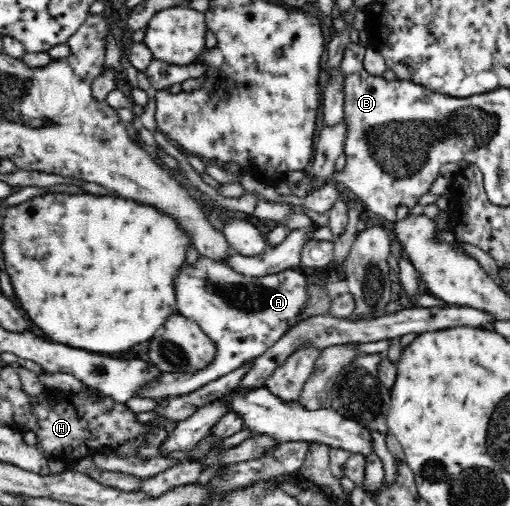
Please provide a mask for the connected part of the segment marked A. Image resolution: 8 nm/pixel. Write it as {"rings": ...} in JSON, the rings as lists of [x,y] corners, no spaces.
{"rings":[[[199,255],[195,263],[181,263],[179,272],[174,276],[174,293],[177,311],[187,316],[213,341],[215,356],[201,370],[195,373],[163,373],[151,386],[139,390],[137,396],[163,401],[169,395],[183,396],[203,388],[221,376],[240,367],[246,360],[257,358],[268,351],[283,335],[290,324],[297,324],[300,306],[307,298],[305,288],[308,283],[299,269],[283,269],[267,276],[247,276],[233,270],[227,263]]]}

